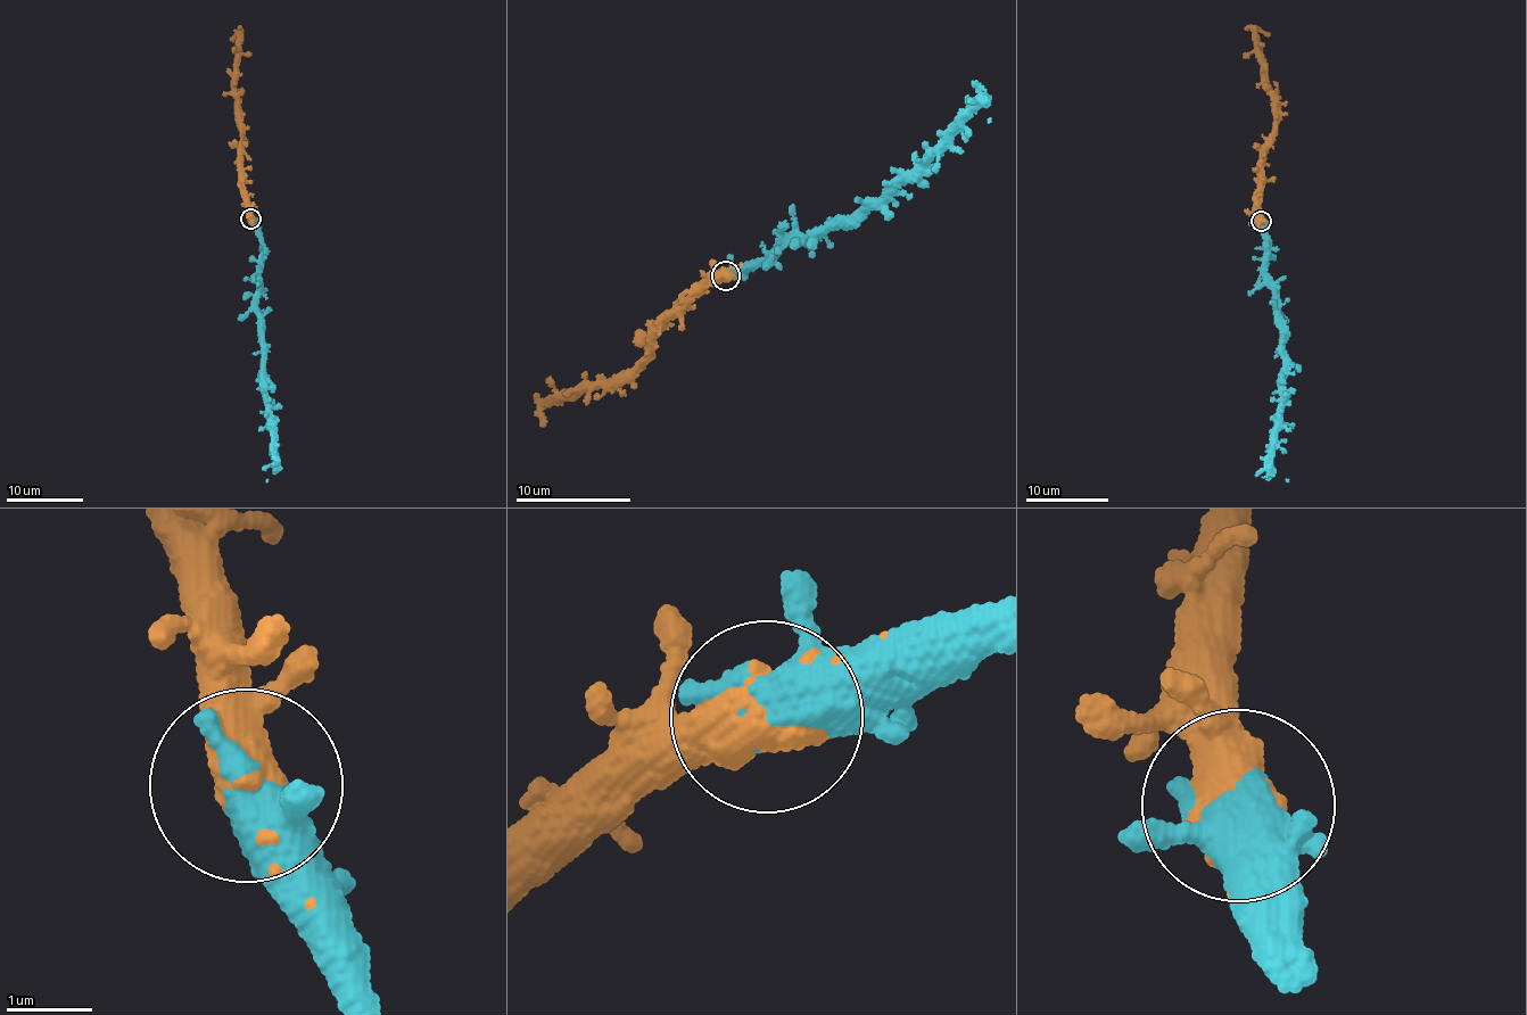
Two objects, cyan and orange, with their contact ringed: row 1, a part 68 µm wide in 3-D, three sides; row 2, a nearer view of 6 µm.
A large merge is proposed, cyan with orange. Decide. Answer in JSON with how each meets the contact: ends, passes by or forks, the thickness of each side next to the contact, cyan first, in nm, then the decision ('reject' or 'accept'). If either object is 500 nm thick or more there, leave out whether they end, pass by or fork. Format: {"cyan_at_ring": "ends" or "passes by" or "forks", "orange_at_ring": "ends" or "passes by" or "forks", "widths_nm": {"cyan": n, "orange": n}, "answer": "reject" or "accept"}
{"widths_nm": {"cyan": 360, "orange": 550}, "answer": "accept"}

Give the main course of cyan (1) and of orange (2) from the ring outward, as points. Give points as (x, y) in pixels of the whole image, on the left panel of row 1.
1: (250, 217), (261, 242), (256, 297), (263, 396), (272, 434), (274, 470), (266, 481)
2: (250, 217), (244, 192), (240, 101), (236, 90), (240, 34), (232, 41)

